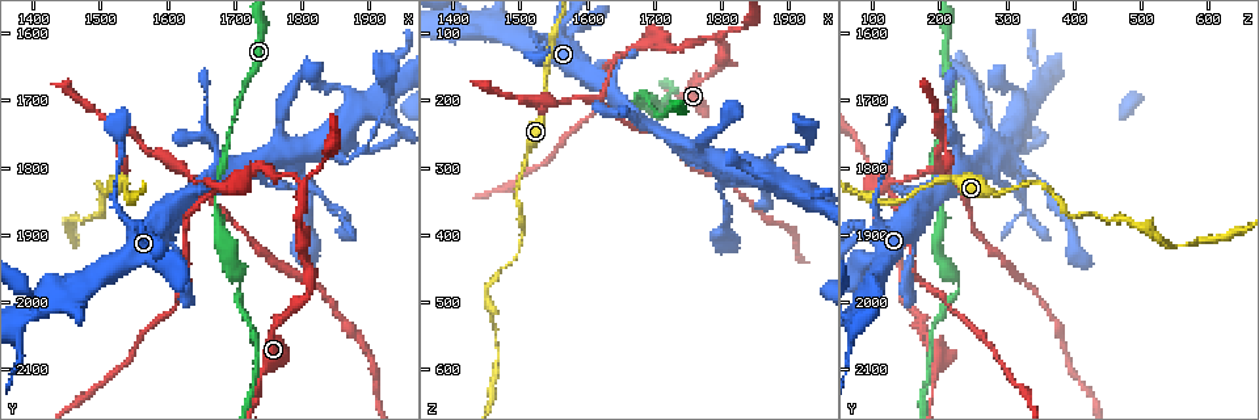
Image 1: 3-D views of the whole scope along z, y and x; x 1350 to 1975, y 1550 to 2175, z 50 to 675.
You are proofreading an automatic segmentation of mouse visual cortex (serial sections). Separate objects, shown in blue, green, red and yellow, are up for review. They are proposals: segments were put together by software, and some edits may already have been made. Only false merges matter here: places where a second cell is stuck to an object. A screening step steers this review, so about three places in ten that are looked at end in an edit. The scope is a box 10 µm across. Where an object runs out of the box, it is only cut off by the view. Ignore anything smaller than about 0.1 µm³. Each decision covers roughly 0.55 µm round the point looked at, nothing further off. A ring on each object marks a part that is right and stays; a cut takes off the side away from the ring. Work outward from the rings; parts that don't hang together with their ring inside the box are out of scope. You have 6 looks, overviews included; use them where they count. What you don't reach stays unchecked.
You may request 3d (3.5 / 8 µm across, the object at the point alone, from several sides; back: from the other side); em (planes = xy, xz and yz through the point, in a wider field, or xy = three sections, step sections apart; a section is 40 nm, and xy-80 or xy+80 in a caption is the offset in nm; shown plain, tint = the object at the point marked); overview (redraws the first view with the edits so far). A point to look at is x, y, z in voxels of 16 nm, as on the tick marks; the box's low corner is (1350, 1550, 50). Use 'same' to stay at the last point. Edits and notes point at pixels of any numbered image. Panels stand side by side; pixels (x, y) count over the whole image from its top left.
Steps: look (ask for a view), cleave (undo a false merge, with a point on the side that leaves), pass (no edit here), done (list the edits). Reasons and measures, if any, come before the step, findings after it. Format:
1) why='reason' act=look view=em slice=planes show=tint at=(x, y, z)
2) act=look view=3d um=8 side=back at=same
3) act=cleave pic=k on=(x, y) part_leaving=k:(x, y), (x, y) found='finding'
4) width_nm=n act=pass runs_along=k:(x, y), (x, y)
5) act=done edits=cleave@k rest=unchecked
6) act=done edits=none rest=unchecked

why='sharp bend' act=look view=em slice=xy step=3 show=tint at=(1500, 1880, 395)

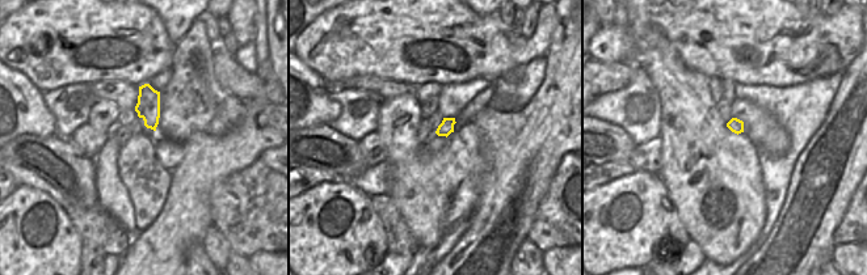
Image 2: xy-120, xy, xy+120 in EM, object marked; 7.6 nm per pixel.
why='wider look' act=look view=3d um=3.5 at=same

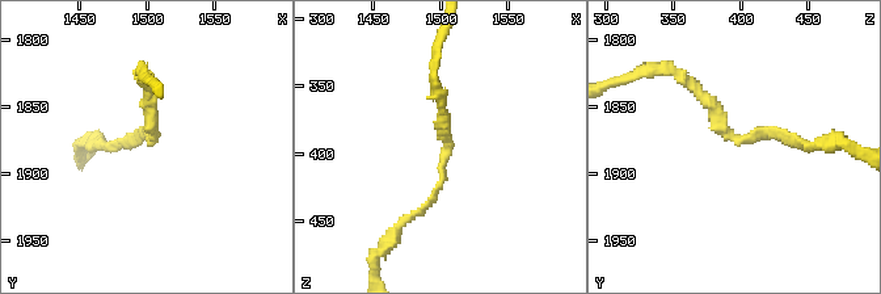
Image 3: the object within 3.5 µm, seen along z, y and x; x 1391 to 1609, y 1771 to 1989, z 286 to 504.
act=pass runs_along=3:(682, 76), (736, 141), (772, 129), (806, 145) found='one cell here'

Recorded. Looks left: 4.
why='abrupt turn' act=look view=3d um=3.5 at=(1710, 1975, 230)

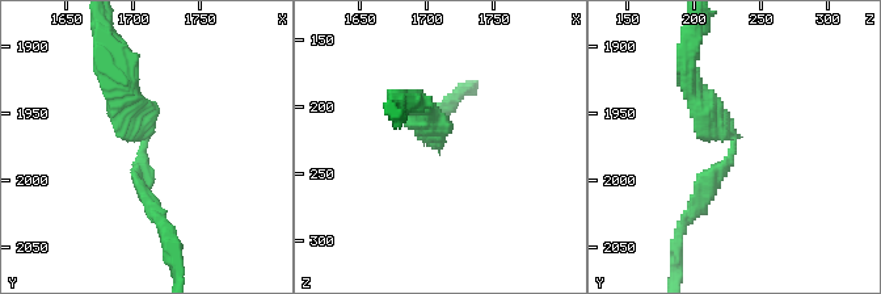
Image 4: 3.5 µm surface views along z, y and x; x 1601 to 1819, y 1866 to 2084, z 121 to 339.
arm_widths_nm=200,300 why='shape alone is not enough' act=look view=em slice=xy step=1 show=tint at=(1708, 1978, 228)

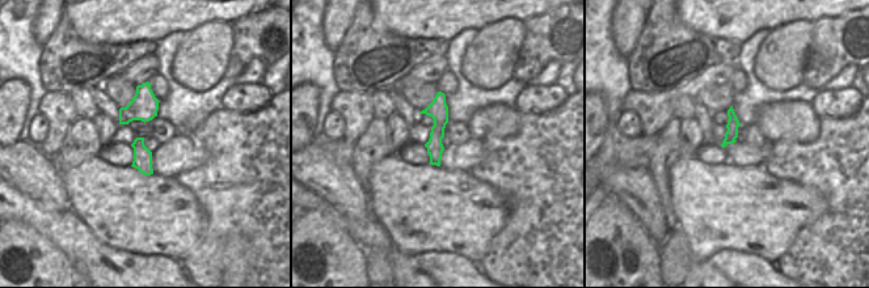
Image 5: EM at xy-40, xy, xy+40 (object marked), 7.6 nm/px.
act=pass runs_along=5:(441, 96), (434, 161) found='continuous, no second cell'

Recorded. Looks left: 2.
why='a fork' act=look view=3d um=3.5 at=(1800, 1830, 100)

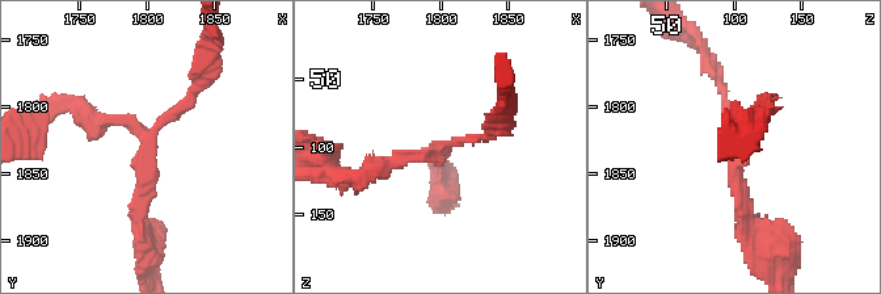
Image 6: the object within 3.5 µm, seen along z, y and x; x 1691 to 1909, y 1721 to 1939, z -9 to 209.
why='need the tissue' act=look view=em slice=xy step=5 show=tint at=(1796, 1832, 104)

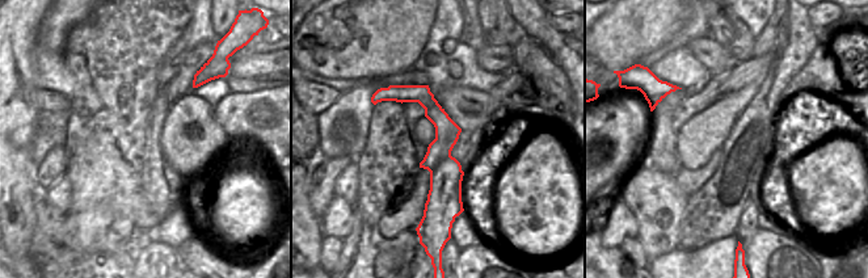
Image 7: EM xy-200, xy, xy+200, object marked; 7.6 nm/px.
arm_widths_nm=150,150,150 act=cleave pic=6 on=(396, 154) part_leaving=6:(438, 151), (337, 179) found='a second cell is stuck on'

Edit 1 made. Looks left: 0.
act=done edits=cleave@6 rest=unchecked

